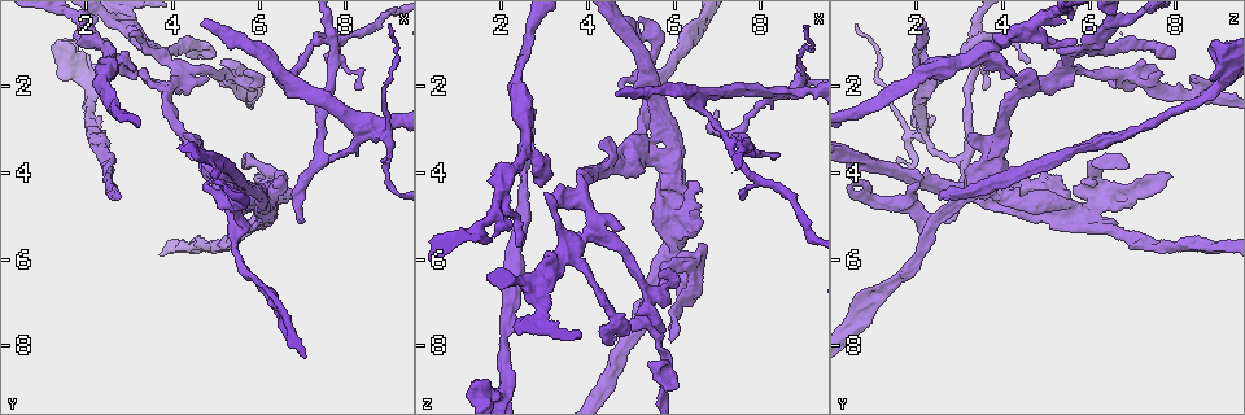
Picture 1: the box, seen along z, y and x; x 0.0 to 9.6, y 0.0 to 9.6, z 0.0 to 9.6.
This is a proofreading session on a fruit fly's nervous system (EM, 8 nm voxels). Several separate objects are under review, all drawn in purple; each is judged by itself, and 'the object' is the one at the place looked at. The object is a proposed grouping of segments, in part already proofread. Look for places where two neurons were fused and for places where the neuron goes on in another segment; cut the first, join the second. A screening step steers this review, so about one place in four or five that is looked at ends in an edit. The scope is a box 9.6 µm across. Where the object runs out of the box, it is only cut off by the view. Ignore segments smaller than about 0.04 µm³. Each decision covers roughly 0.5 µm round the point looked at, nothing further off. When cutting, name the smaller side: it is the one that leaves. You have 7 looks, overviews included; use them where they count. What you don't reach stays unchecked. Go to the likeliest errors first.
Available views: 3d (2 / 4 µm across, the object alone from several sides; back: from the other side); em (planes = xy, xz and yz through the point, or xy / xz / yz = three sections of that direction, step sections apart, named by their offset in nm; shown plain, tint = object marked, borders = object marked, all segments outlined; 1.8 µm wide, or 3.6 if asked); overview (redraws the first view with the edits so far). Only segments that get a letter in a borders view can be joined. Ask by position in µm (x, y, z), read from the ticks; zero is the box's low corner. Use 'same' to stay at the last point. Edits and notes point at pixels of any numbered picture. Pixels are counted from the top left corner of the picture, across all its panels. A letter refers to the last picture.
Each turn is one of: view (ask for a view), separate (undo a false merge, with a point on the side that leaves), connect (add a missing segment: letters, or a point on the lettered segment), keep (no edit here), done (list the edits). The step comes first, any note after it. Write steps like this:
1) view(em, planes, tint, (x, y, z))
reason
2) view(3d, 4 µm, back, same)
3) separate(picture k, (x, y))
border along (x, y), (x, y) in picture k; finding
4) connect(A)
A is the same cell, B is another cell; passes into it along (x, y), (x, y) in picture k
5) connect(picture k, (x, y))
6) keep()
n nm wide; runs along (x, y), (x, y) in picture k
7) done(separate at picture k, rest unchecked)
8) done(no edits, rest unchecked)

view(em, xz, step 8, tint, (6.00, 4.65, 4.20))
three arms meet

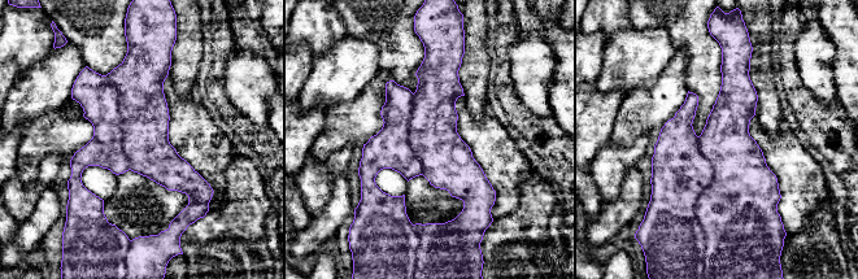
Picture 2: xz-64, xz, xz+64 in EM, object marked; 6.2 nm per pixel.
view(em, planes, tint, same)

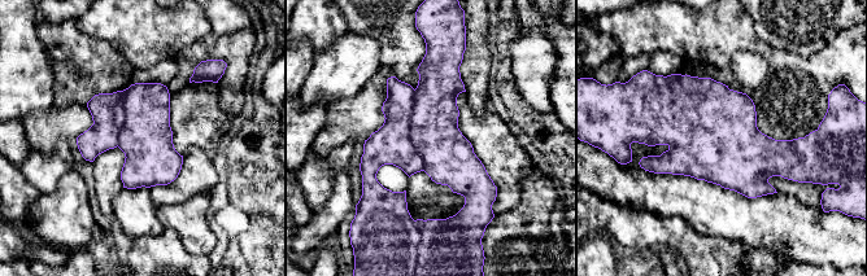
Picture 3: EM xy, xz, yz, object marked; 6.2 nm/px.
view(em, planes, borders, same)
see the neighbours

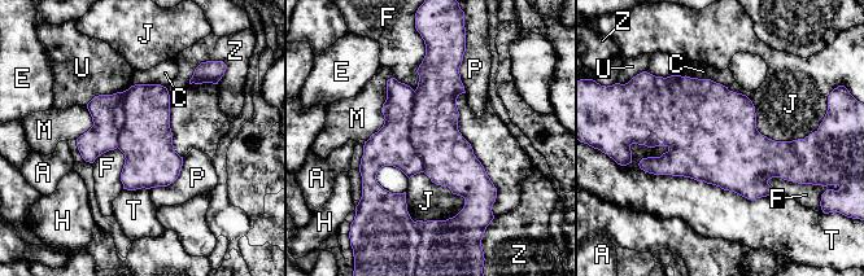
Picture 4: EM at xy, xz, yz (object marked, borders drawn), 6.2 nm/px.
separate(picture 4, (433, 130))
A, C, E, F, H, J, M, P, T, U and Z are other cells; border along (413, 91), (410, 143), (423, 171) in picture 4; a second neuron is stuck on

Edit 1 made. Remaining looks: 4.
view(overview)

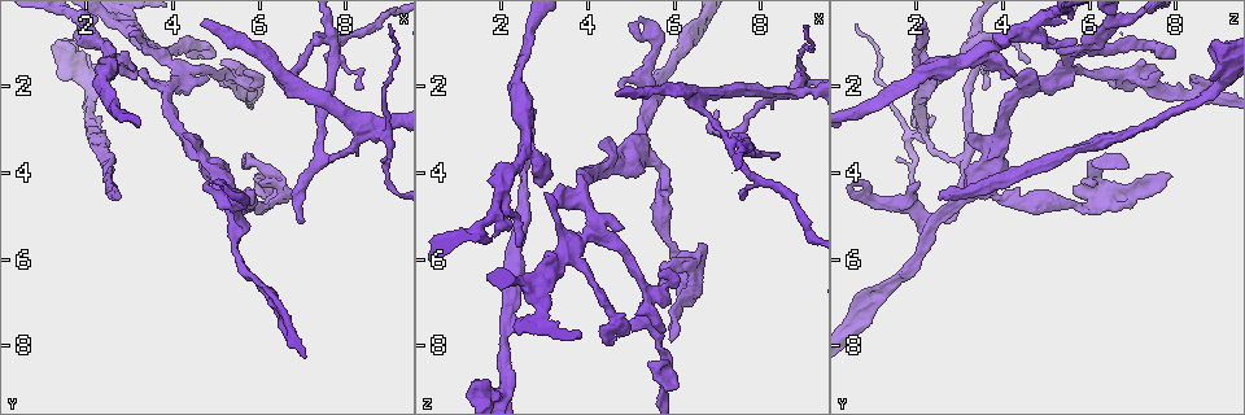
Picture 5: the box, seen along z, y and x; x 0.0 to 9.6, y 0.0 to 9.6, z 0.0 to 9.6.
view(3d, 4 µm, (5.65, 1.65, 6.30))
an open end

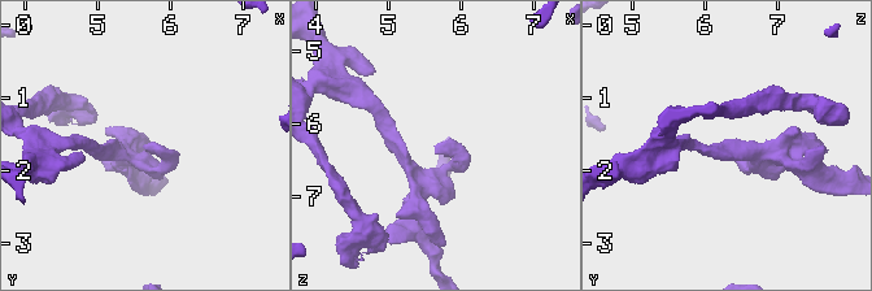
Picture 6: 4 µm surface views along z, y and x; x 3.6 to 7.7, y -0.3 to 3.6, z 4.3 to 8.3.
view(em, planes, borders, (5.65, 1.65, 6.30))
shape alone is not enough

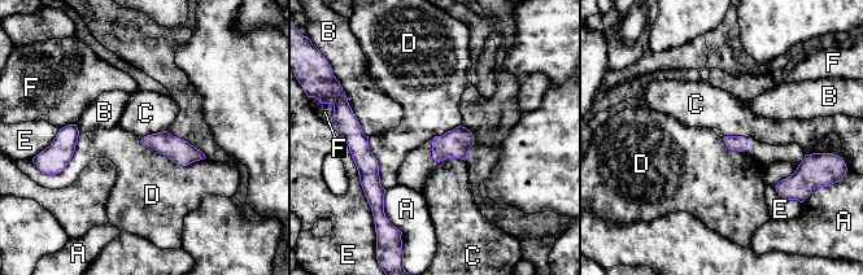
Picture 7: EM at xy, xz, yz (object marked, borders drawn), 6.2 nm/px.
keep()
D touches over 440 nm; A, B, C, D, E and F are other cells; border along (166, 130), (147, 134), (143, 138) in picture 7; no lettered segment goes on from it

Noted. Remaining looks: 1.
view(em, planes, borders, (5.45, 1.80, 8.30))
an open end

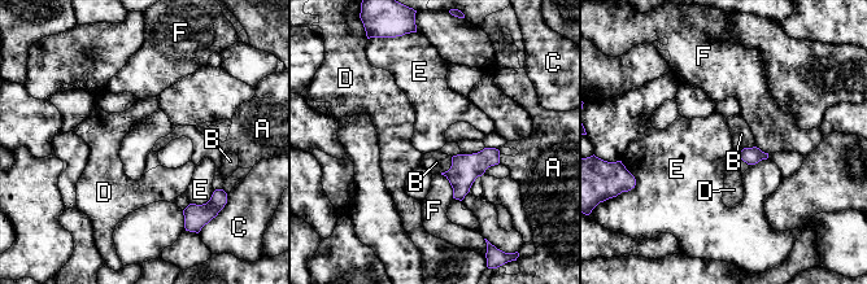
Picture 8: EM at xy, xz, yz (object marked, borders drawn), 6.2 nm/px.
keep()
A, B, C, D, E and F are other cells; border along (214, 191), (205, 202), (191, 204) in picture 8; none of them fits

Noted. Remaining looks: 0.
done(separate at picture 4, rest unchecked)

